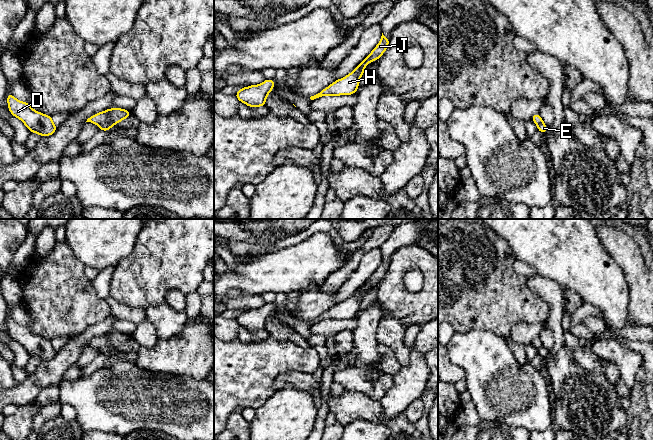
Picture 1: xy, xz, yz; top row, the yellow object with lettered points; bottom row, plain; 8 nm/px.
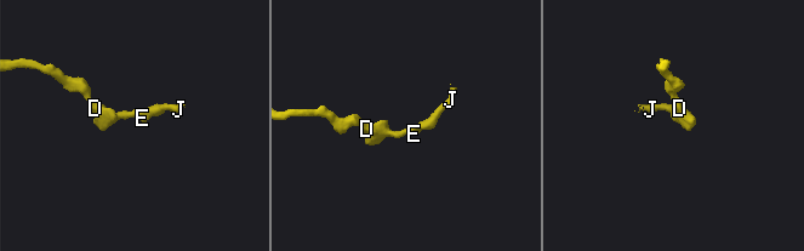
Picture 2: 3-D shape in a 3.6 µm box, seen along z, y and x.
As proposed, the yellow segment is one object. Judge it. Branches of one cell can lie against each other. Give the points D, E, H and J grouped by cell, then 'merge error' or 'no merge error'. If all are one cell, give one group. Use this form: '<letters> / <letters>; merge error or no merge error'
D E H J; no merge error

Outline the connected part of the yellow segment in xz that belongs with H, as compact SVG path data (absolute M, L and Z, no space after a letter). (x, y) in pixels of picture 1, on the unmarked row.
M382 257L381 264L377 268L377 270L350 298L341 303L336 304L328 311L323 313L320 317L308 320L307 323L312 326L313 324L318 323L322 320L348 320L351 318L355 318L358 313L361 300L364 297L365 291L370 286L378 284L383 279L383 277L388 271L389 265L390 263L386 262Z

